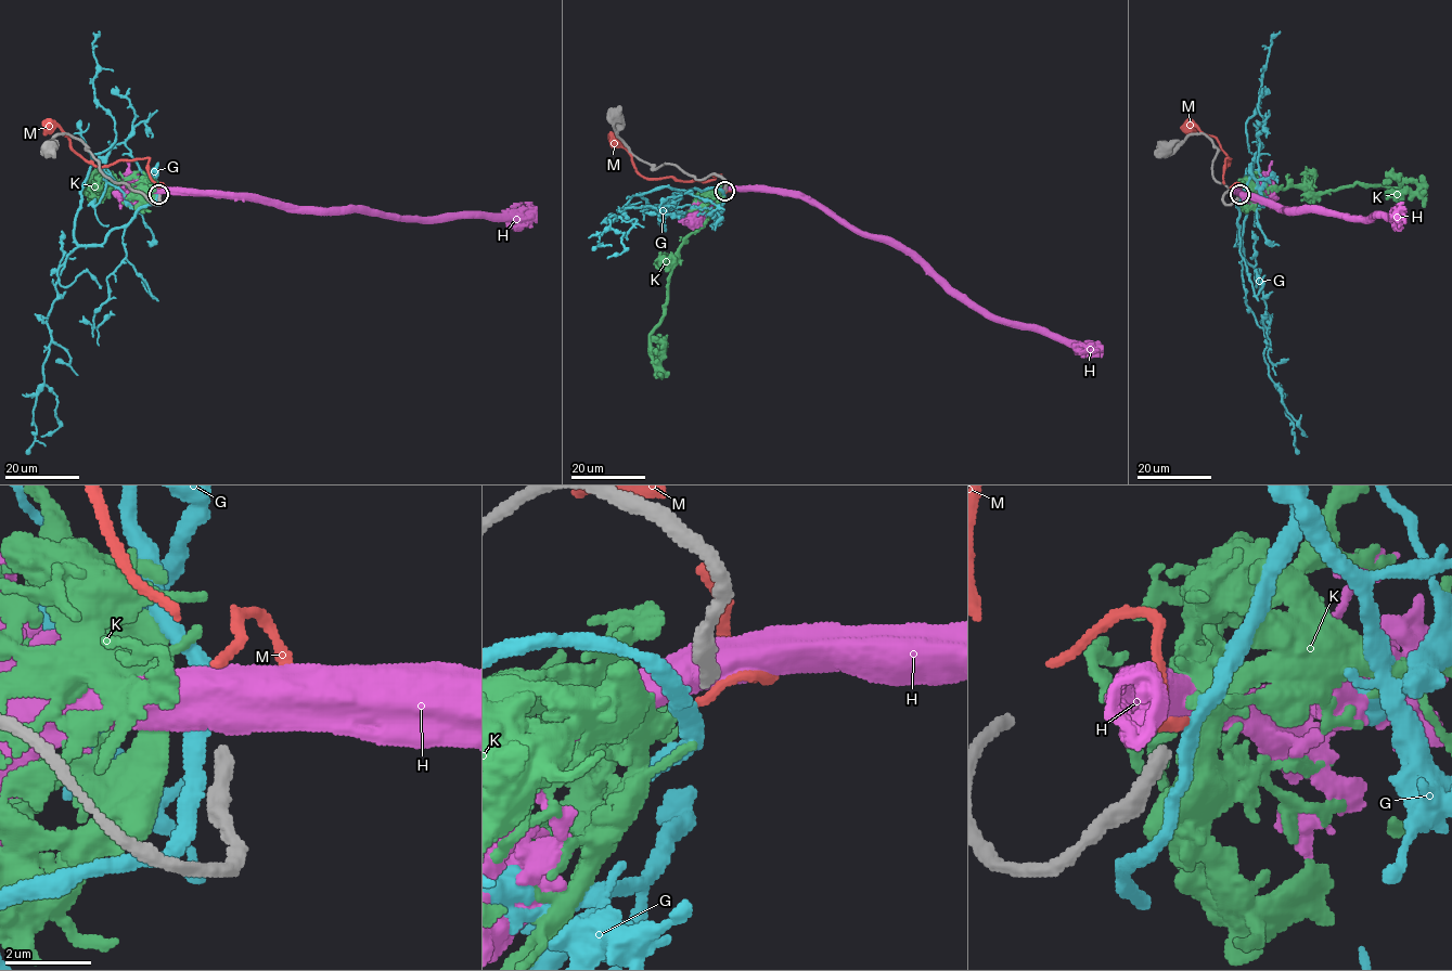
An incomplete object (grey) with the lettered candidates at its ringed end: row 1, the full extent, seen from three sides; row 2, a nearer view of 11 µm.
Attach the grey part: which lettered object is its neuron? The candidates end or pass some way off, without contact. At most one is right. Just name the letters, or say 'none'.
none

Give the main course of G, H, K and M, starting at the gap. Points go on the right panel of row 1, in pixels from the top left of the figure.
G: (1242, 194), (1235, 244), (1254, 268), (1267, 305), (1270, 320), (1263, 357), (1293, 426), (1297, 454)
H: (1240, 193), (1263, 198), (1282, 208), (1320, 208), (1362, 218), (1388, 218), (1403, 207)
K: (1242, 191), (1298, 186), (1325, 193), (1363, 183), (1411, 192), (1385, 193)
M: (1241, 193), (1240, 185), (1223, 183), (1224, 162), (1230, 159), (1225, 167), (1226, 154), (1219, 142), (1191, 127)

